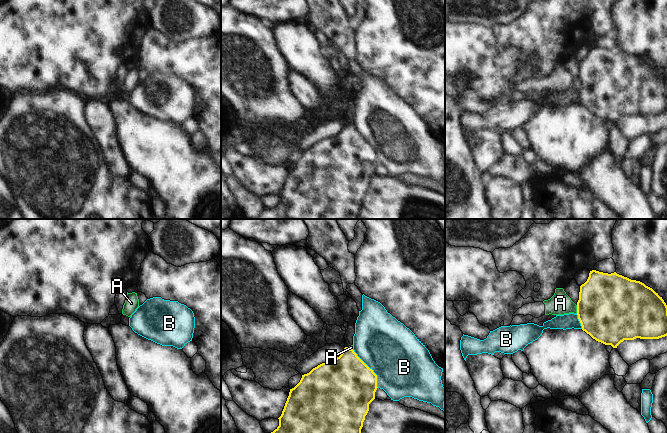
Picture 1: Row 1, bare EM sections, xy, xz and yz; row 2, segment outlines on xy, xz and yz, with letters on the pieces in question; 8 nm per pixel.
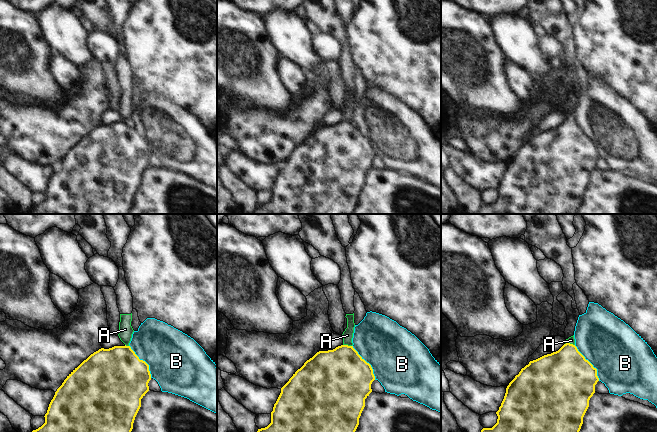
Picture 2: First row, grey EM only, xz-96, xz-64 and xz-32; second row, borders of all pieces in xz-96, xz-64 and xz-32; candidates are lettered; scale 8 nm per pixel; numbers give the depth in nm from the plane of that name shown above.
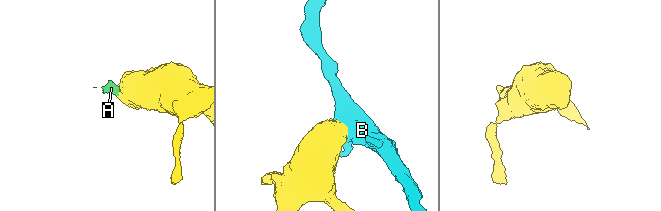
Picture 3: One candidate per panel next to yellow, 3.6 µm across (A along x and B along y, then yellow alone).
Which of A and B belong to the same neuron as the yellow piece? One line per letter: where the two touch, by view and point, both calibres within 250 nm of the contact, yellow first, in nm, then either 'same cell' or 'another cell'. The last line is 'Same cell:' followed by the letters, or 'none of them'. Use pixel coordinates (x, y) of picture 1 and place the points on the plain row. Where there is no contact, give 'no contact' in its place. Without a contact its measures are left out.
A: meets yellow in yz at (577, 85); 500 nm thick on the yellow side, 180 nm on the other; same cell
B: meets yellow in xz at (369, 144); 480 nm thick on the yellow side, 440 nm on the other; another cell
Same cell: A

